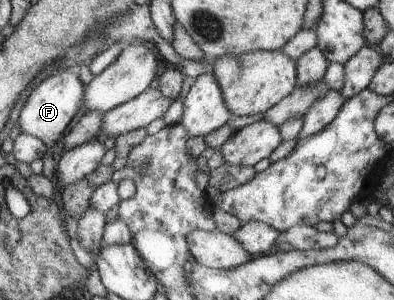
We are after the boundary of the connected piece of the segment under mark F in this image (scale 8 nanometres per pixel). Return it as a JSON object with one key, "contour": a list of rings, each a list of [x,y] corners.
{"contour":[[[57,70],[29,94],[27,102],[20,110],[19,130],[41,139],[47,150],[55,146],[65,135],[67,126],[75,118],[79,108],[83,106],[84,90],[84,84],[81,83],[77,71]]]}

